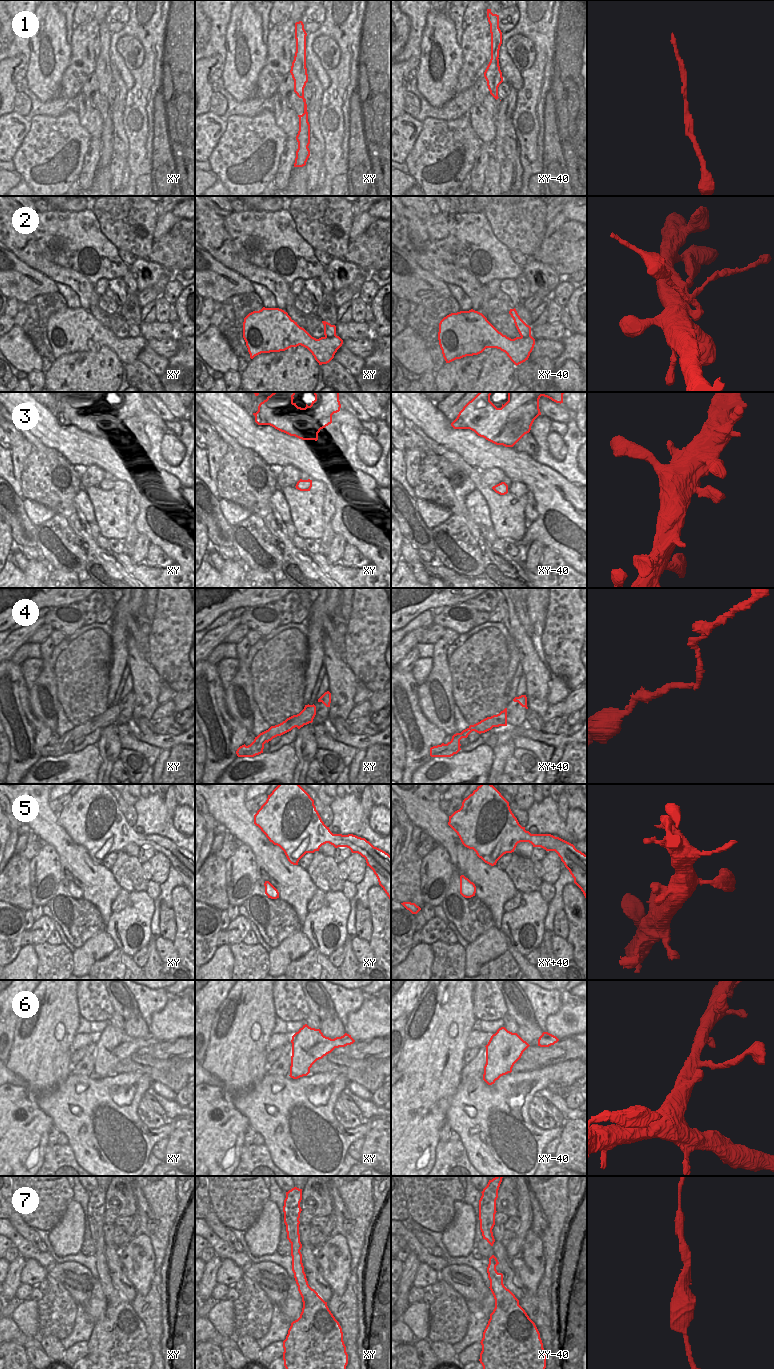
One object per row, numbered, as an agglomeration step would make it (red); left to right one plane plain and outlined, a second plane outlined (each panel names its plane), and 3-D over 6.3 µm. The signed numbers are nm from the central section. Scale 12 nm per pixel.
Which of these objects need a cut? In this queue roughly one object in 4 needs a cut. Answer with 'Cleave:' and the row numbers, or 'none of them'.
Cleave: 2.

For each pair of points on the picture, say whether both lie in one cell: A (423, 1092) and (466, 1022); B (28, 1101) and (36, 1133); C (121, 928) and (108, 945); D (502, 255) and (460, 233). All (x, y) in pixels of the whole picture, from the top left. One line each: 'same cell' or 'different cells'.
A: same cell
B: same cell
C: different cells
D: same cell

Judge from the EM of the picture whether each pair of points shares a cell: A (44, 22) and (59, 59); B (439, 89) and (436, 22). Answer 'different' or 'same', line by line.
A: same
B: same

